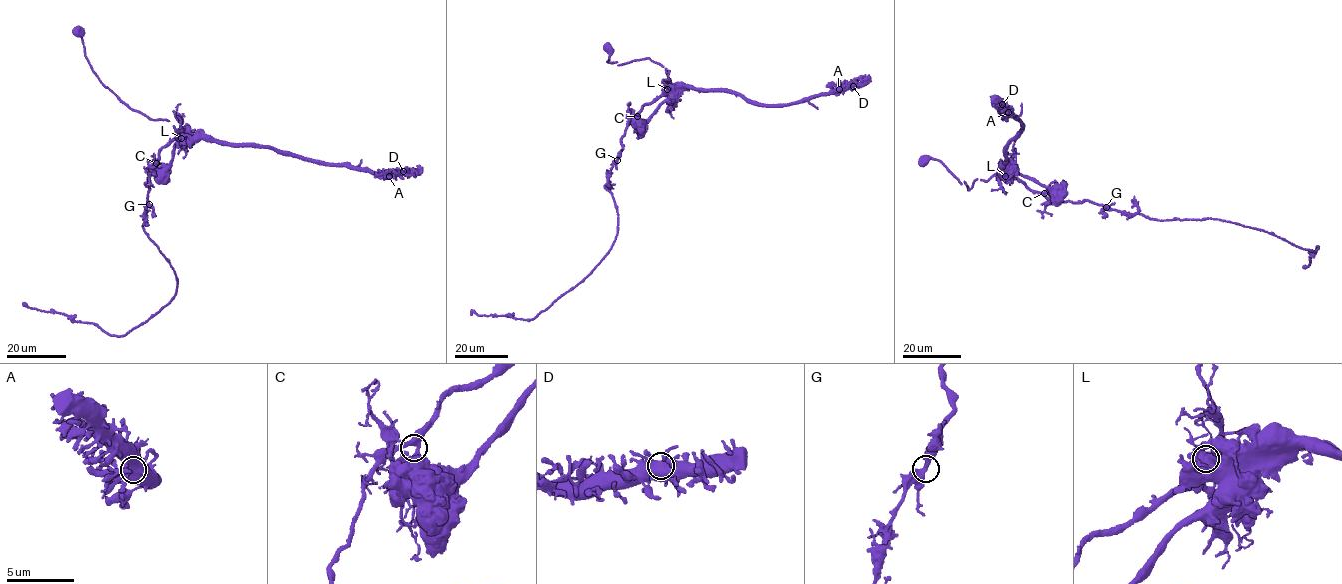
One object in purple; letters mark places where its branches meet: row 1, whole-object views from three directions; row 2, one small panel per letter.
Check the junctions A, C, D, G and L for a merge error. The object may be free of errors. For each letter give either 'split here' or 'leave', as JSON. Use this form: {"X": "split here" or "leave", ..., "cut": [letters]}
{"A": "leave", "C": "leave", "D": "leave", "G": "leave", "L": "split here", "cut": ["L"]}

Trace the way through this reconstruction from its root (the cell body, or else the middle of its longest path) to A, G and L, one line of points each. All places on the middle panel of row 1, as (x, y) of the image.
A: (607, 47), (607, 61), (617, 65), (659, 63), (670, 87), (726, 89), (761, 104), (839, 89)
G: (607, 47), (607, 61), (617, 65), (649, 58), (666, 68), (671, 84), (627, 123), (617, 160)
L: (607, 47), (607, 61), (617, 65), (647, 58), (659, 63), (666, 68), (670, 81), (667, 89)

